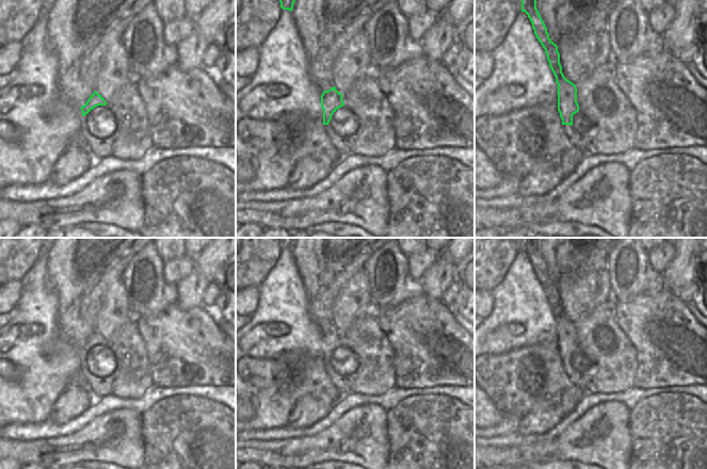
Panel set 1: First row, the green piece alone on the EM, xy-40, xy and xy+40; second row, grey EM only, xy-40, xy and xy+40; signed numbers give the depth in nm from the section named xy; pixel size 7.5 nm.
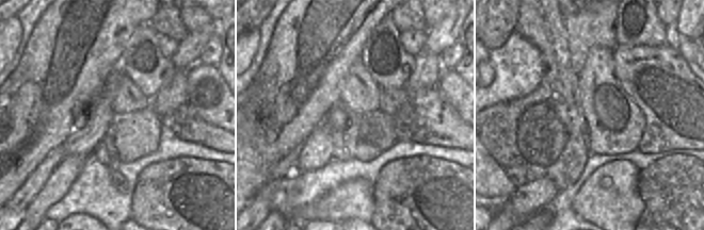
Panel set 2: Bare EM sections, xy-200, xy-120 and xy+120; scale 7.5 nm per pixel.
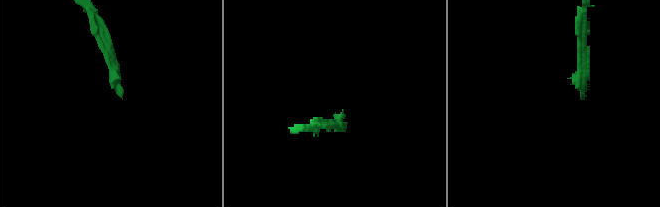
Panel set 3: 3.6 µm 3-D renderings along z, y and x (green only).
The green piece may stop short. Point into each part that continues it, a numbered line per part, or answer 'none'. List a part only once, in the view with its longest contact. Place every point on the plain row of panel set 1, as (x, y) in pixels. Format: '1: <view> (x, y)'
1: xy (342, 369)

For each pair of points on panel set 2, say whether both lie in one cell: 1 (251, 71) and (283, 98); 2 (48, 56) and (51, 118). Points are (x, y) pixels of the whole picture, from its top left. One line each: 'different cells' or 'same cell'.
1: different cells
2: same cell

